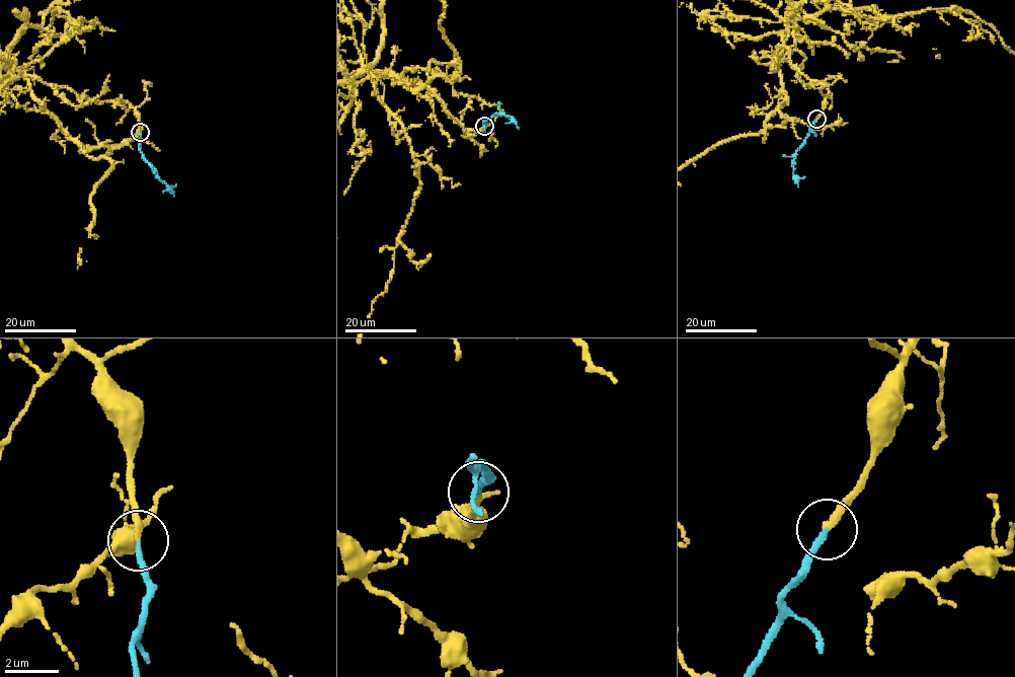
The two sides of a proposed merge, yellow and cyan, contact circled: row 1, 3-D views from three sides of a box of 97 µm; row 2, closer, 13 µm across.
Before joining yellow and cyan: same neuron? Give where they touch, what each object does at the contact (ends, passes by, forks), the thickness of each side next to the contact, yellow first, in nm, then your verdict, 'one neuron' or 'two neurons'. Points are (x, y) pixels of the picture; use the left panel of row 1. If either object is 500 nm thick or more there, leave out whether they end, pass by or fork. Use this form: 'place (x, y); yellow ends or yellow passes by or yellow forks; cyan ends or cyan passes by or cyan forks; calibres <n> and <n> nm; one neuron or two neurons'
place (140, 132); yellow ends; cyan ends; calibres 240 and 200 nm; one neuron

